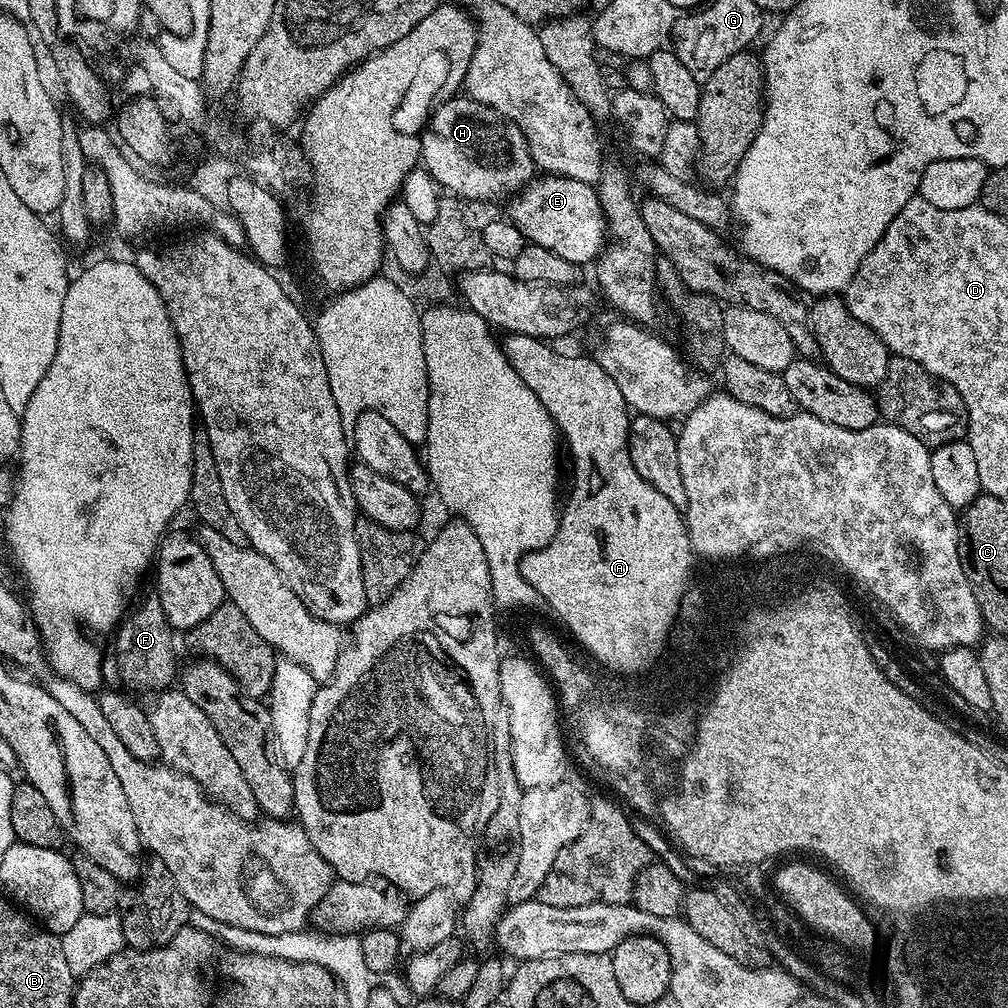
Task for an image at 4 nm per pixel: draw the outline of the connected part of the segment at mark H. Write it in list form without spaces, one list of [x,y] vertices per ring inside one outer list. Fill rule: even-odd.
[[[467,94],[443,101],[431,113],[420,137],[420,158],[441,189],[469,202],[503,201],[527,188],[538,172],[519,126]]]

